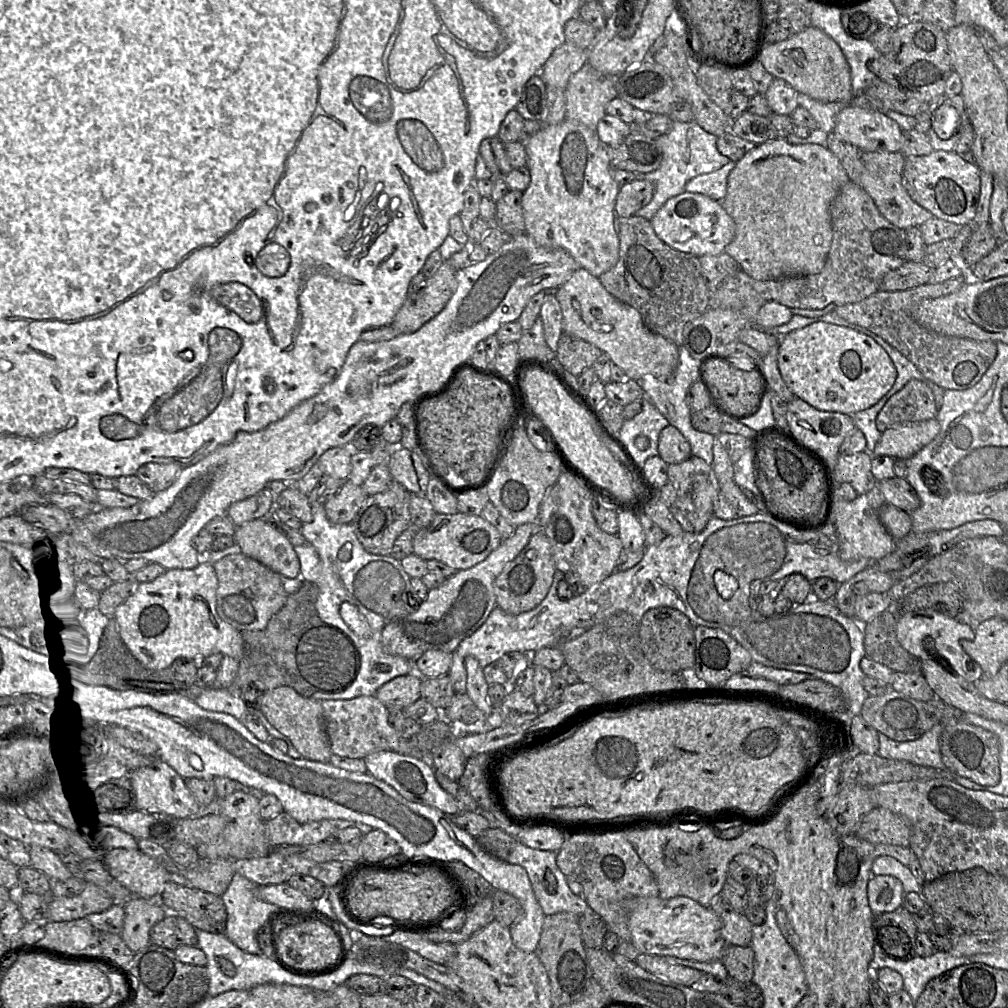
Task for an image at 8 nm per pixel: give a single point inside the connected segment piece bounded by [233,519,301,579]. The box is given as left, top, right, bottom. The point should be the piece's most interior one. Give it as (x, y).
(258, 539)

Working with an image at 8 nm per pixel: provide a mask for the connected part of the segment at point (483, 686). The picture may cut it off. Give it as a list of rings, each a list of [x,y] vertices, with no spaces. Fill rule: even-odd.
[[[466,656],[464,664],[467,678],[466,694],[485,715],[493,714],[495,708],[490,703],[487,694],[489,684],[485,680],[483,669],[480,667],[478,660],[473,656]]]

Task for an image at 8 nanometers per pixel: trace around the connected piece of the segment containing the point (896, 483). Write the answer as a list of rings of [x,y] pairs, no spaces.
[[[893,477],[878,482],[878,491],[884,502],[891,504],[907,513],[918,509],[921,500],[916,490],[905,478]]]

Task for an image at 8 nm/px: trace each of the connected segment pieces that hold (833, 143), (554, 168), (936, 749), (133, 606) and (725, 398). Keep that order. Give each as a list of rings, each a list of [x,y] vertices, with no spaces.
[[[828,133],[827,148],[839,159],[849,180],[861,186],[873,199],[879,212],[896,227],[906,230],[933,218],[933,214],[917,204],[902,185],[906,156],[899,152],[867,152]]]
[[[564,119],[555,125],[543,125],[542,128],[530,139],[525,146],[528,156],[527,167],[530,172],[530,184],[522,194],[522,209],[525,223],[525,233],[533,239],[540,247],[546,249],[562,249],[567,251],[577,264],[589,271],[592,275],[599,277],[604,272],[610,270],[619,259],[619,236],[618,236],[618,217],[615,214],[616,198],[620,186],[613,178],[613,169],[609,163],[605,146],[601,143],[596,131],[573,120]]]
[[[941,724],[934,726],[920,738],[906,742],[897,742],[879,733],[877,755],[886,759],[902,760],[921,766],[944,769],[940,752],[941,733]]]
[[[200,563],[192,569],[168,569],[151,582],[138,583],[133,593],[119,605],[114,613],[113,619],[117,622],[121,639],[133,653],[133,655],[146,667],[151,669],[169,668],[177,659],[194,658],[196,656],[209,656],[222,654],[240,660],[245,653],[245,642],[242,633],[225,622],[217,612],[217,588],[218,579],[212,563]]]
[[[711,360],[704,367],[704,376],[715,388],[723,406],[736,416],[744,416],[756,406],[760,392],[756,372]]]

